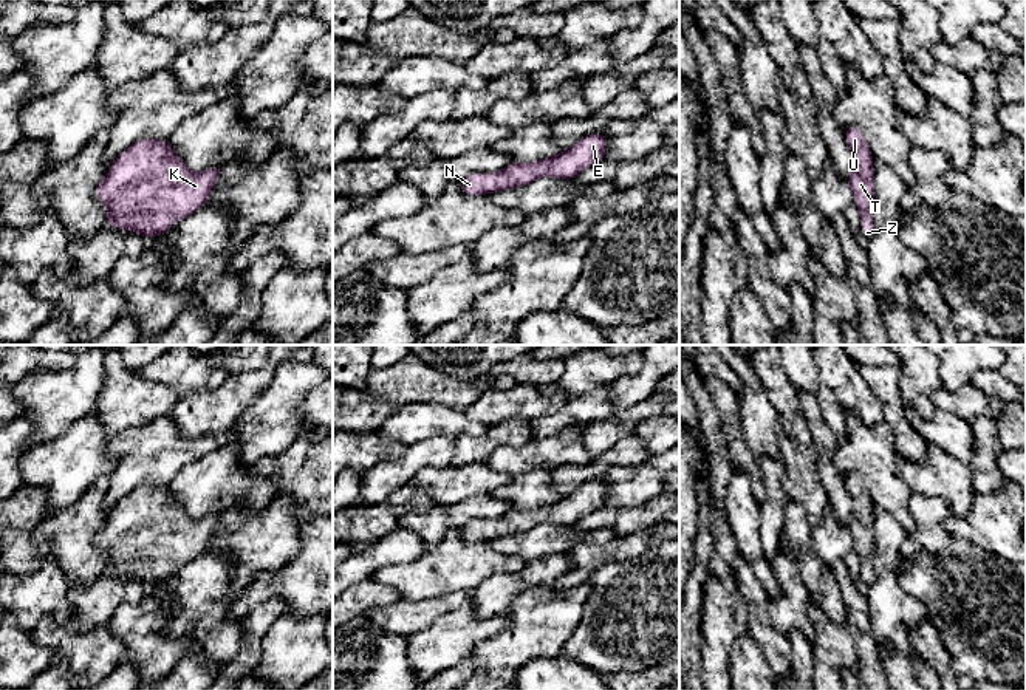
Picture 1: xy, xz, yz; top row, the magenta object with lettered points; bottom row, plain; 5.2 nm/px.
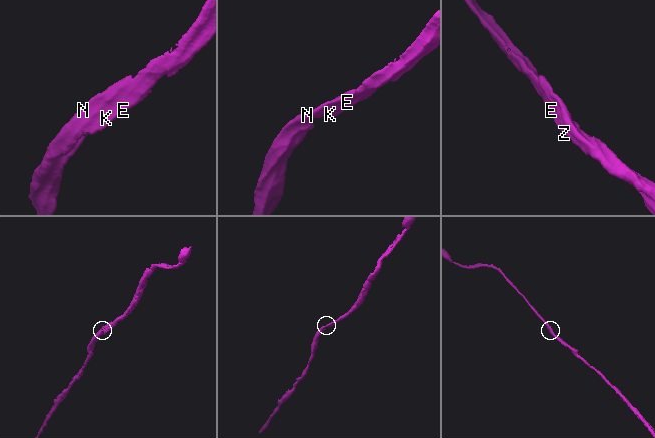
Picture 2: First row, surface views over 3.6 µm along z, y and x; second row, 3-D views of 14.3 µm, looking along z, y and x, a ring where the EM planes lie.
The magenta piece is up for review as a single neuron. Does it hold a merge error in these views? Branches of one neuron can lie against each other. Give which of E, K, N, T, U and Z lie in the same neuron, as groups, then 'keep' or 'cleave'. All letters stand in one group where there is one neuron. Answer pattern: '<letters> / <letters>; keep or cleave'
E K N T U Z; keep

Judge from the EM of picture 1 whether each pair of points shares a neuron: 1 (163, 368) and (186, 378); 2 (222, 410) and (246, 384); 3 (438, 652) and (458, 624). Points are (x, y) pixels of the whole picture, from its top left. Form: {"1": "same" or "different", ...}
{"1": "same", "2": "same", "3": "same"}

